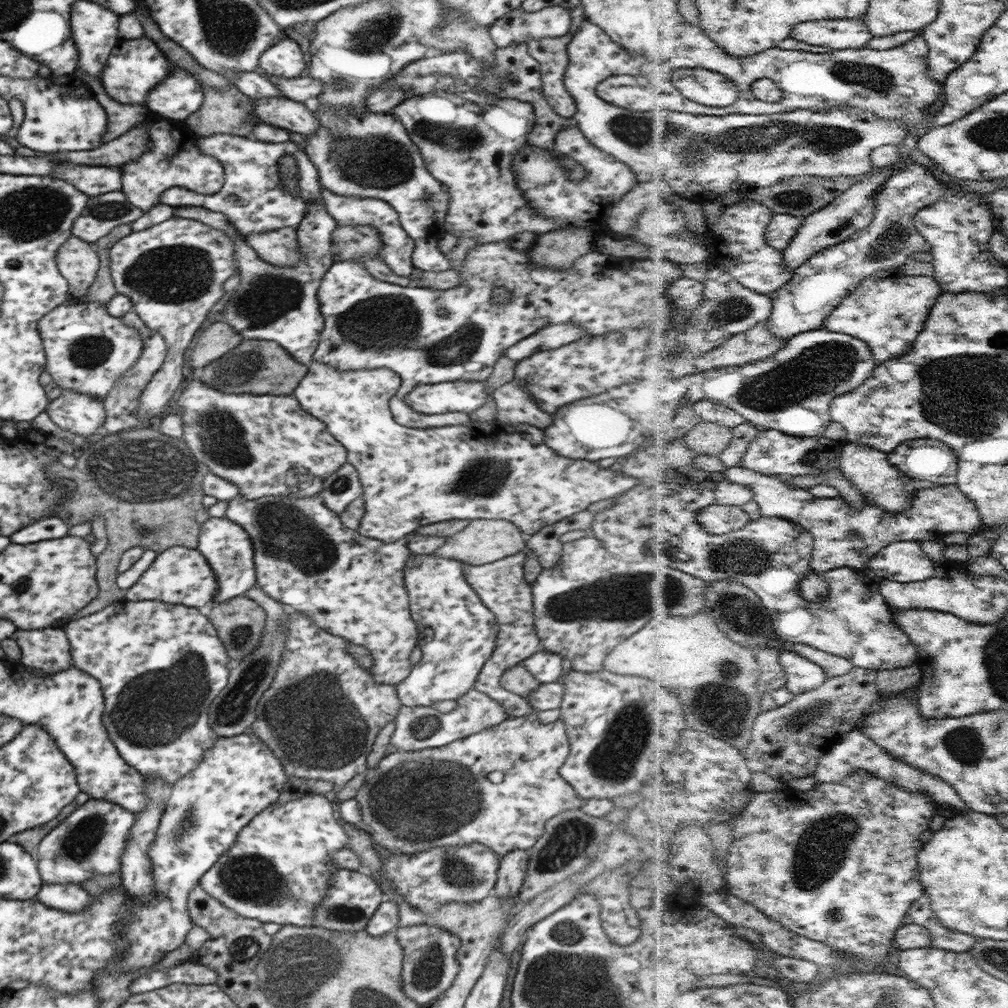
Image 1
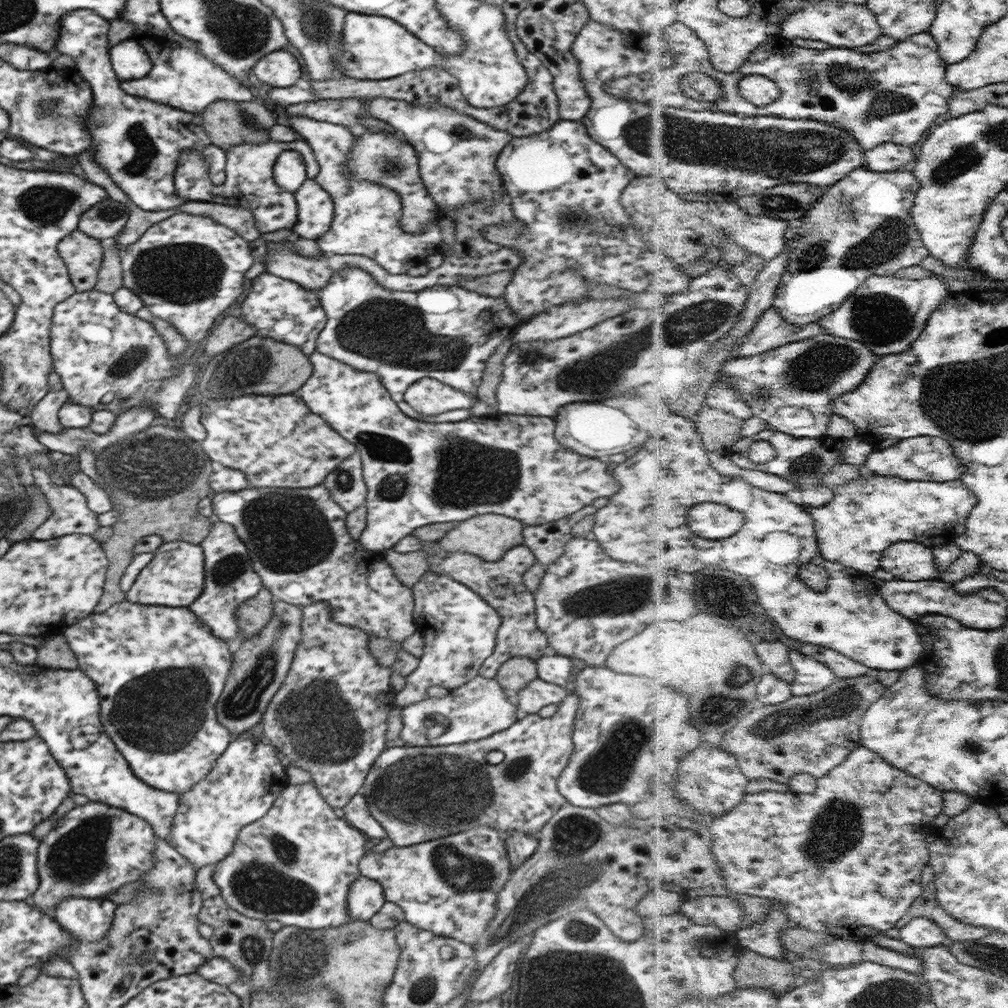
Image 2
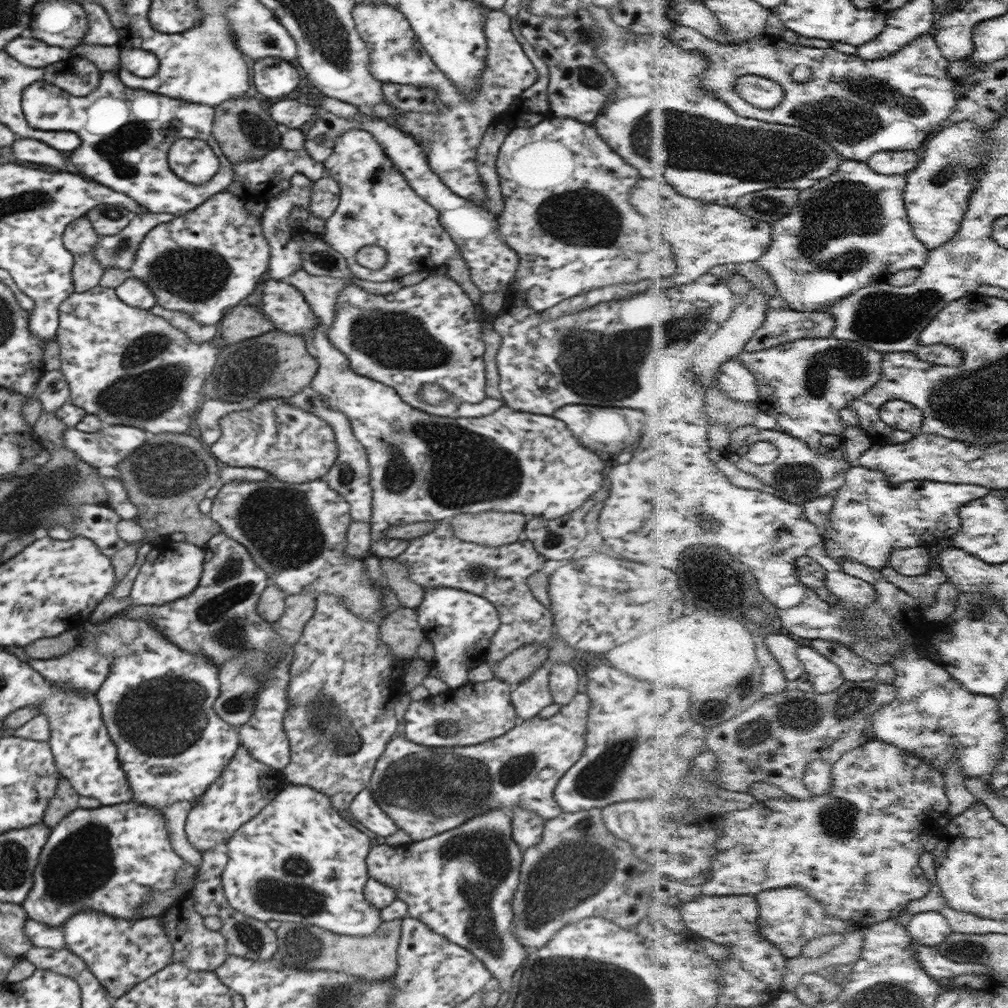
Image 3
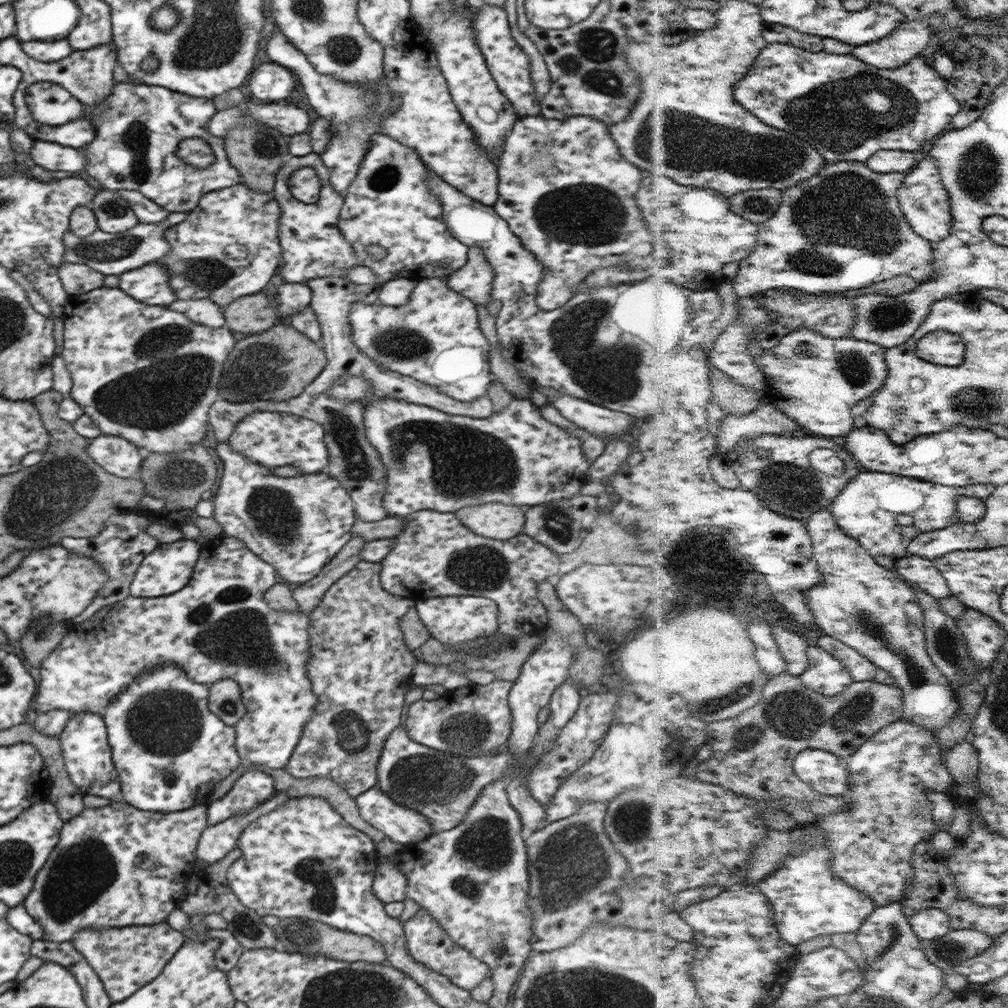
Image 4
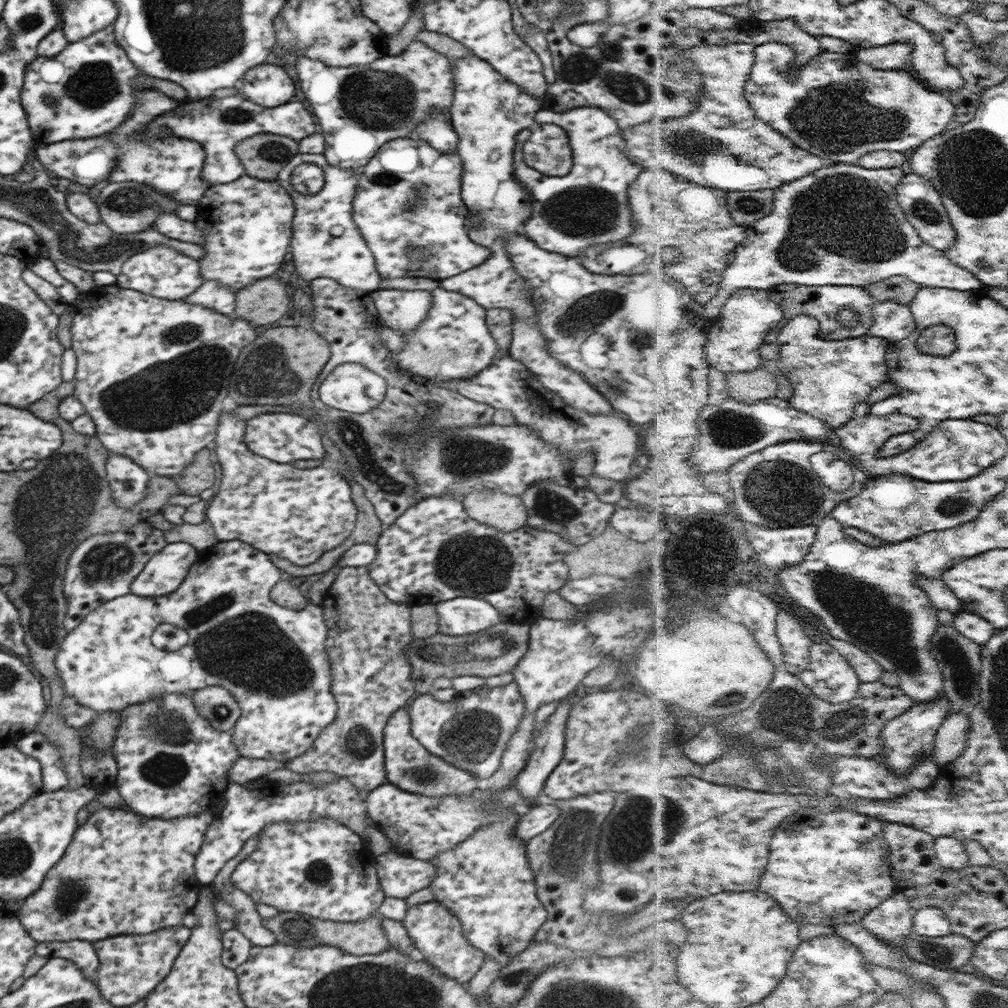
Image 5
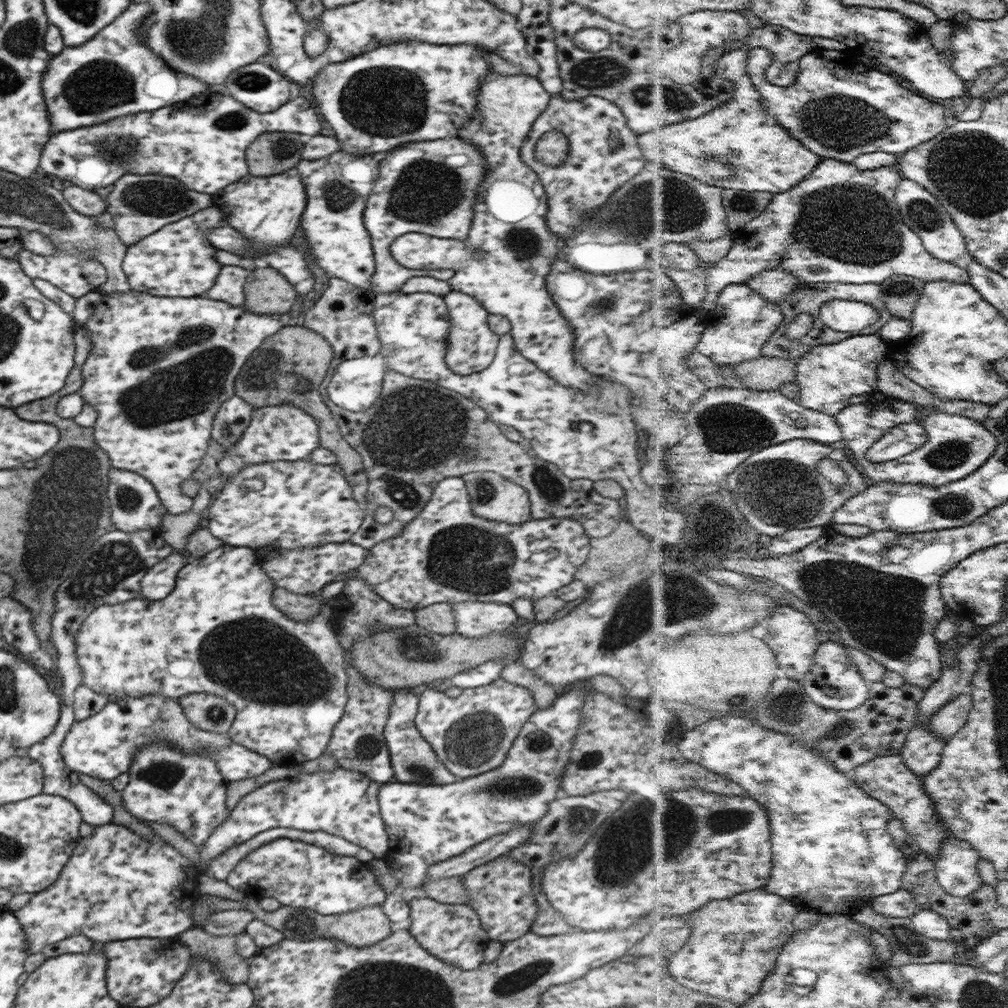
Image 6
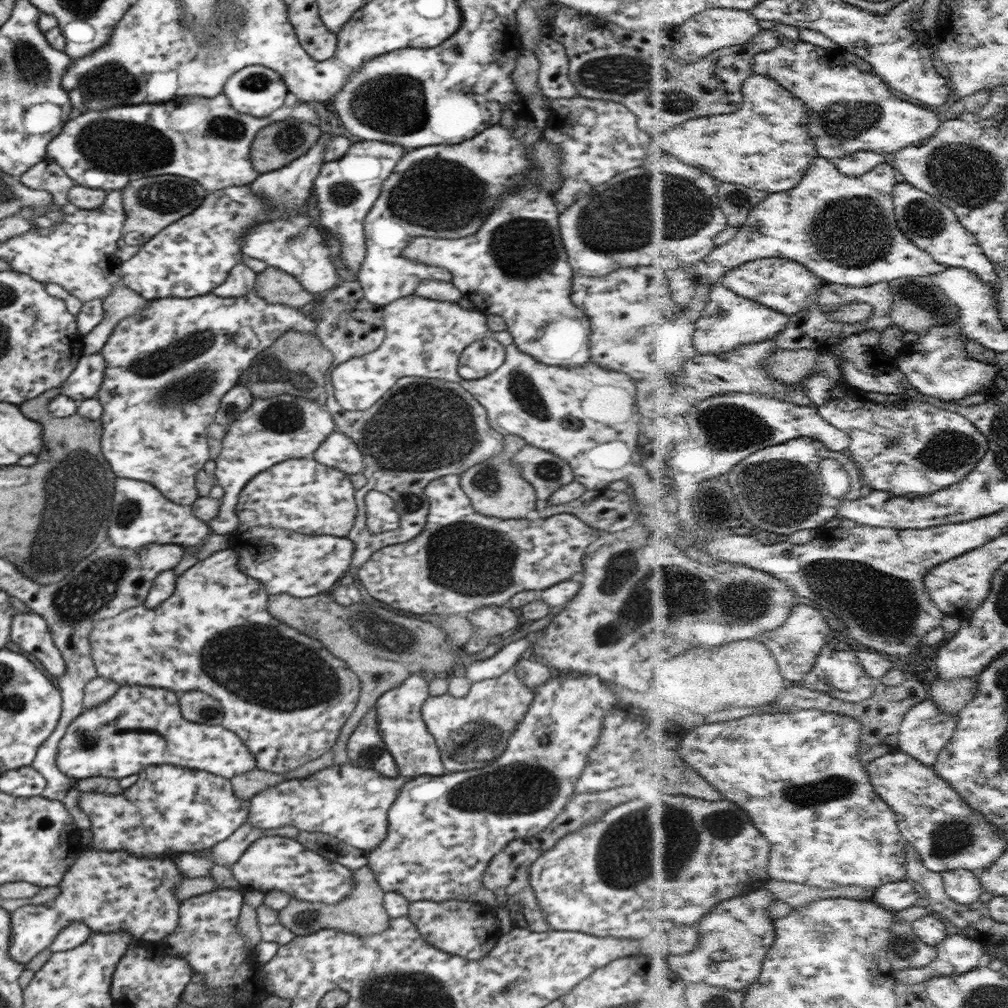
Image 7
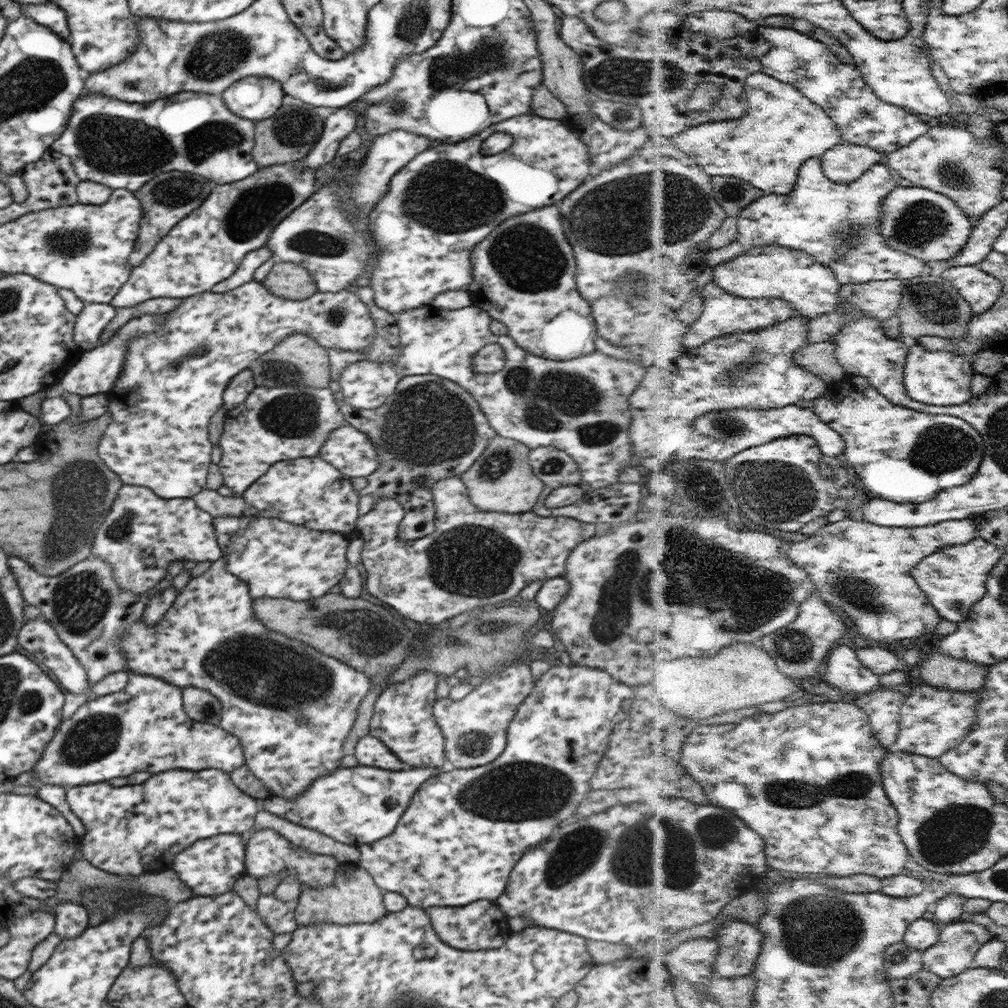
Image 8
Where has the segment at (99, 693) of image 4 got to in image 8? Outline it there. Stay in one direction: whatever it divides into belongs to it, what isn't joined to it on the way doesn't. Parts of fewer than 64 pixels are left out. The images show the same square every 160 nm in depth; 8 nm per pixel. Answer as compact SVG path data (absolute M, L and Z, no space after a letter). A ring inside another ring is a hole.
M221 556L210 563L209 568L199 576L190 577L190 579L180 588L175 595L171 608L163 614L163 620L159 620L153 627L147 627L143 624L141 617L135 622L131 622L119 640L119 649L124 652L123 671L135 675L145 675L161 679L180 689L185 687L200 688L210 692L219 702L222 712L218 726L227 731L231 736L239 740L241 750L244 756L244 765L256 776L269 790L271 795L294 799L300 792L303 792L311 784L313 779L318 776L325 776L339 768L339 760L343 757L343 740L353 721L355 720L360 700L366 695L370 688L369 679L363 676L361 672L343 664L340 660L325 656L311 646L289 640L287 636L281 636L277 632L269 632L263 624L259 624L251 612L251 598L247 594L247 584L243 584L236 576L226 571L226 558Z

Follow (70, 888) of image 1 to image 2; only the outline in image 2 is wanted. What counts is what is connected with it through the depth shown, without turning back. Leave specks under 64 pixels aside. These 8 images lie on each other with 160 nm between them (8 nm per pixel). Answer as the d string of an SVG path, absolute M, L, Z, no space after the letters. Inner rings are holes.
M69 897L54 906L52 917L78 942L97 942L107 932L115 907L106 898Z

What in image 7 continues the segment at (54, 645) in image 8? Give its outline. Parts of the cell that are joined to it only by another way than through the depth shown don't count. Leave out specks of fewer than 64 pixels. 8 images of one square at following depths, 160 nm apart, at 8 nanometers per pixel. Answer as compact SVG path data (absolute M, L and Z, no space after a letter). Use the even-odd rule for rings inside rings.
M32 612L13 613L9 632L11 641L19 650L31 654L41 666L55 678L65 672L65 662L60 652L53 646L45 620Z

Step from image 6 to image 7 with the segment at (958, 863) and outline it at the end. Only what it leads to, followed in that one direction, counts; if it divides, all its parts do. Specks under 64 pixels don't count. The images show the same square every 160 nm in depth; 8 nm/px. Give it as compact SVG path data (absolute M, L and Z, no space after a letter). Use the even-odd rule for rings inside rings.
M955 869L942 872L946 893L961 904L977 902L983 896L983 886L981 886L984 869L975 870Z

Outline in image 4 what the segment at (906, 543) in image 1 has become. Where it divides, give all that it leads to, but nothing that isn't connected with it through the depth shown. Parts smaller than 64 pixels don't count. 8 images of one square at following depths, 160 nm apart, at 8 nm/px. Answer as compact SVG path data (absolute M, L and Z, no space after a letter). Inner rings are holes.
M913 555L898 558L896 566L899 574L907 581L924 588L932 597L941 602L951 595L950 586L943 573L934 565L934 560L924 556Z

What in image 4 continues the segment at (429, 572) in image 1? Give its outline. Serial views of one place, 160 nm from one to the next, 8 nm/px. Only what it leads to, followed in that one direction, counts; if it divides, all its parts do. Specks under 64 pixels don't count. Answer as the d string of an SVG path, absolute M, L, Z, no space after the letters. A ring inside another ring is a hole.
M436 596L430 599L415 601L419 621L423 623L430 638L441 645L458 645L472 641L477 644L488 640L498 628L497 609L492 600L478 596Z

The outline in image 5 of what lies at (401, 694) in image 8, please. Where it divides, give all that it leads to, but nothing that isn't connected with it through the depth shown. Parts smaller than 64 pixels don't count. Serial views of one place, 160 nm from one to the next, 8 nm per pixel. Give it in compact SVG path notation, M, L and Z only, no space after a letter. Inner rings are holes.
M403 707L396 710L383 727L383 762L386 782L399 790L421 796L454 796L467 798L477 788L477 778L466 770L455 768L442 758L427 752L411 737L408 712Z

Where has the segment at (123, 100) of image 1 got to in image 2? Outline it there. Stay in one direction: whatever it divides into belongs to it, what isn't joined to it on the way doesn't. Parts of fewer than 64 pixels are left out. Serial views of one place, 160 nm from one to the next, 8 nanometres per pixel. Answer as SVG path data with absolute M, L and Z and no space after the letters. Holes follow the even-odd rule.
M132 38L114 44L108 50L111 68L120 82L147 76L152 64L140 41Z

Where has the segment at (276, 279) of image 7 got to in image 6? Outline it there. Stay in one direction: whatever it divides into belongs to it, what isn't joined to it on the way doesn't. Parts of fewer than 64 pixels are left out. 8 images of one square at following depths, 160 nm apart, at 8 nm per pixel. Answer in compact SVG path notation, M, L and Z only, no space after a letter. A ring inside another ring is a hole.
M262 264L247 275L243 294L243 305L249 312L277 316L293 311L299 296L283 275Z

